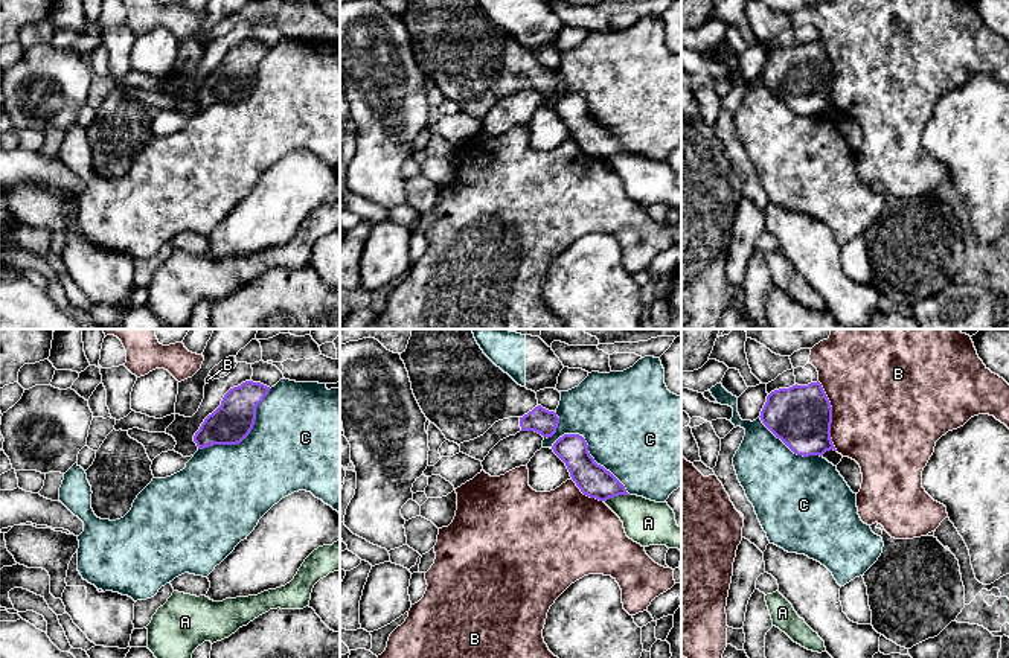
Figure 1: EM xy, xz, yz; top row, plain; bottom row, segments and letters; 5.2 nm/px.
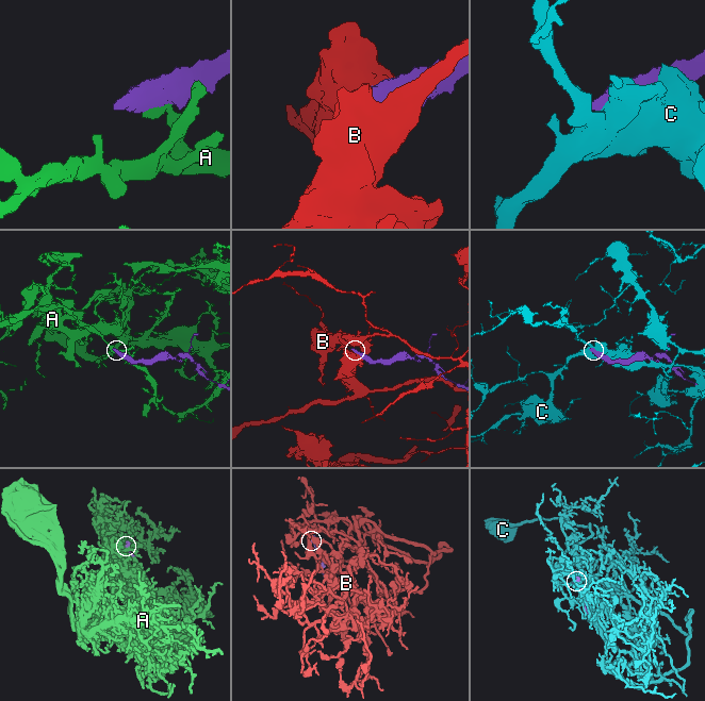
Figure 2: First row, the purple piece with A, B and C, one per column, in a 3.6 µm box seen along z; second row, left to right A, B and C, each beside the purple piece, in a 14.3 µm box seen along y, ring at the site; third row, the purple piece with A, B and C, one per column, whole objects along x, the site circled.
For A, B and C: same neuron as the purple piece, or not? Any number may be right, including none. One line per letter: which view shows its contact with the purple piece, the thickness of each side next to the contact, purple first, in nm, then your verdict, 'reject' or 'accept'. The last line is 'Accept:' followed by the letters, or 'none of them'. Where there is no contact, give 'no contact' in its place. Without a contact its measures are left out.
A: meets purple in xz; 170 nm thick on the purple side, 240 nm on the other; reject
B: meets purple in yz; 320 nm thick on the purple side, 500 nm on the other; reject
C: meets purple in xz; 170 nm thick on the purple side, 480 nm on the other; reject
Accept: none of them

